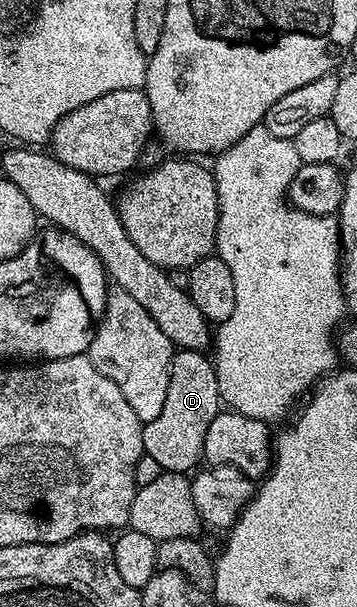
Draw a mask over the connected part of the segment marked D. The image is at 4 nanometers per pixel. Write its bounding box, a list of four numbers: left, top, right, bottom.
[144,348,222,474]

